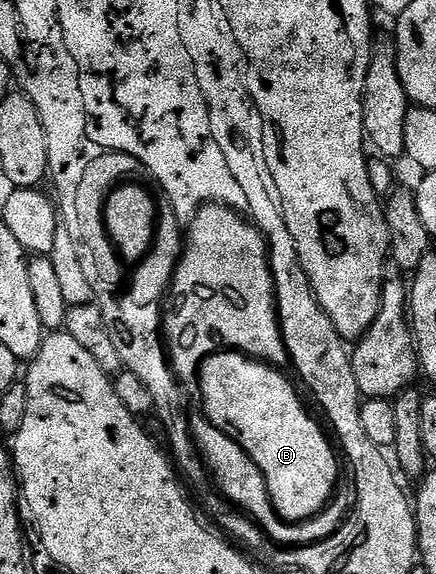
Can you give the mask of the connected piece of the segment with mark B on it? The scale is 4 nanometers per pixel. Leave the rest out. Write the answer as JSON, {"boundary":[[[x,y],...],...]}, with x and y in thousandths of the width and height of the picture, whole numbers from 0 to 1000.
{"boundary":[[[532,610],[491,613],[486,620],[477,620],[470,629],[461,632],[456,643],[456,664],[461,662],[461,700],[456,700],[456,704],[459,709],[468,713],[472,728],[491,739],[493,744],[500,744],[502,749],[525,758],[537,770],[546,772],[567,793],[571,793],[585,805],[585,812],[594,812],[594,819],[601,821],[601,826],[610,833],[610,850],[617,855],[622,871],[626,873],[628,889],[638,892],[651,906],[665,909],[693,909],[709,908],[720,899],[732,897],[743,890],[748,880],[764,869],[766,857],[773,855],[773,841],[778,834],[778,810],[773,812],[775,789],[768,786],[768,780],[768,789],[764,789],[764,780],[755,775],[755,767],[745,761],[743,749],[736,747],[713,726],[709,726],[706,714],[690,706],[690,697],[681,692],[681,683],[672,678],[670,666],[663,664],[654,653],[656,650],[647,646],[647,643],[628,641],[622,634],[606,634],[601,627],[578,625],[548,613]]]}

